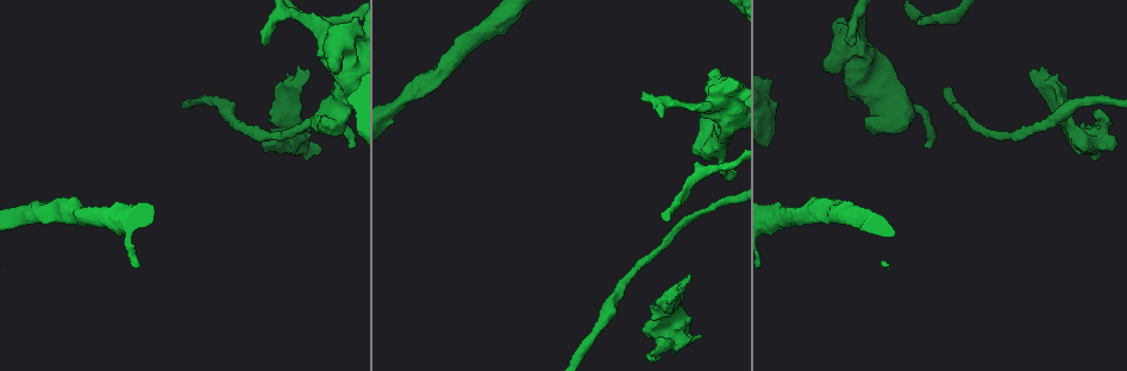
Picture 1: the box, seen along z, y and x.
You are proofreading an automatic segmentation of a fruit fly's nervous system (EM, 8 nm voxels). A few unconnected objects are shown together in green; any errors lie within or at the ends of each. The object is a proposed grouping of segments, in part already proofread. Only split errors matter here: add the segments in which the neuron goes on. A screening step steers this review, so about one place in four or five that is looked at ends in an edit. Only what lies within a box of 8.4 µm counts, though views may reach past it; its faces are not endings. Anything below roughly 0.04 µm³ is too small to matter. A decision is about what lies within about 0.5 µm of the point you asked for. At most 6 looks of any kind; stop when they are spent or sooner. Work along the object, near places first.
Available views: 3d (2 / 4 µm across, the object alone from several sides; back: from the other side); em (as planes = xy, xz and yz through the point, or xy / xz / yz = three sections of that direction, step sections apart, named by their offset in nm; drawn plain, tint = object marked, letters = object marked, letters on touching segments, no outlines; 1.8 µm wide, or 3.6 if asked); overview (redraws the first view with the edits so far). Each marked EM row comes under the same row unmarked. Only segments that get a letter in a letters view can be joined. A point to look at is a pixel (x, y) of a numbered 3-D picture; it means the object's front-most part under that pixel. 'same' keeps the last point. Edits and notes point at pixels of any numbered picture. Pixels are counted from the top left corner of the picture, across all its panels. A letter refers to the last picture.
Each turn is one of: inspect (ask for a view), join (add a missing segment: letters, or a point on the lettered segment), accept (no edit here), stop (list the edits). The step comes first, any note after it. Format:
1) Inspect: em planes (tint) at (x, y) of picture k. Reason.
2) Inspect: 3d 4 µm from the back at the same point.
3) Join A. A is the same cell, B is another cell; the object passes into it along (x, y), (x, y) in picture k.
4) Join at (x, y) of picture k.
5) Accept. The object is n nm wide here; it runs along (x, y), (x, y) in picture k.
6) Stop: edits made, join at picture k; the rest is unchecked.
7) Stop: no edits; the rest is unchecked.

Inspect: 3d 4 µm at (335, 72) of picture 1. Stops while still wide.

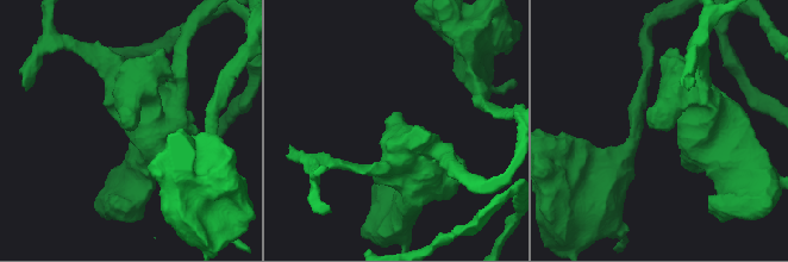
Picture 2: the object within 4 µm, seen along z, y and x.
Inspect: em planes (letters) at (132, 127) of picture 2. Shape alone is not enough.

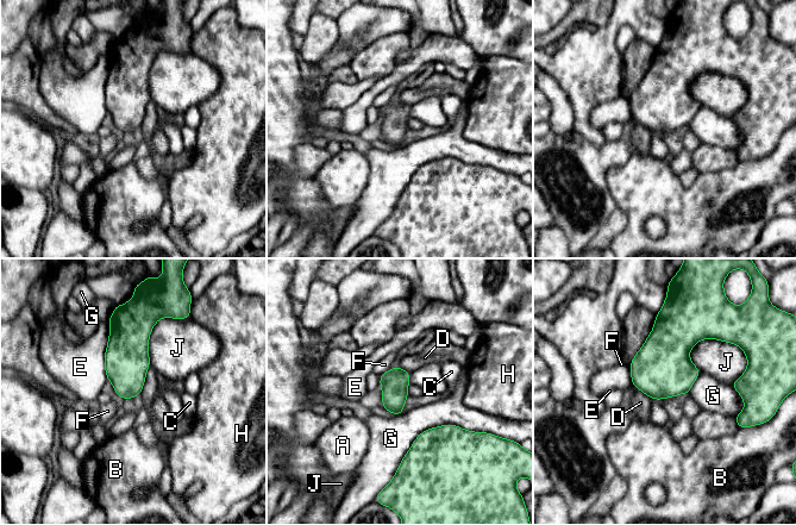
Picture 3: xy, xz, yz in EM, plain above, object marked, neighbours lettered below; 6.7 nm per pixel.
Accept. The longest contact is with G, 600 nm; A, B, C, D, E, F, G, H and J are other cells; none of them fits.

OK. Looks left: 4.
Inspect: 3d 4 µm at (645, 97) of picture 1. Branch stops here.

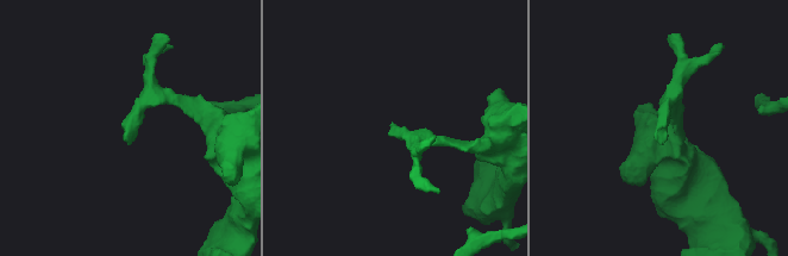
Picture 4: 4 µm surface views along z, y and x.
Inspect: em yz step 4 (letters) at (398, 130) of picture 4. Need the tissue.

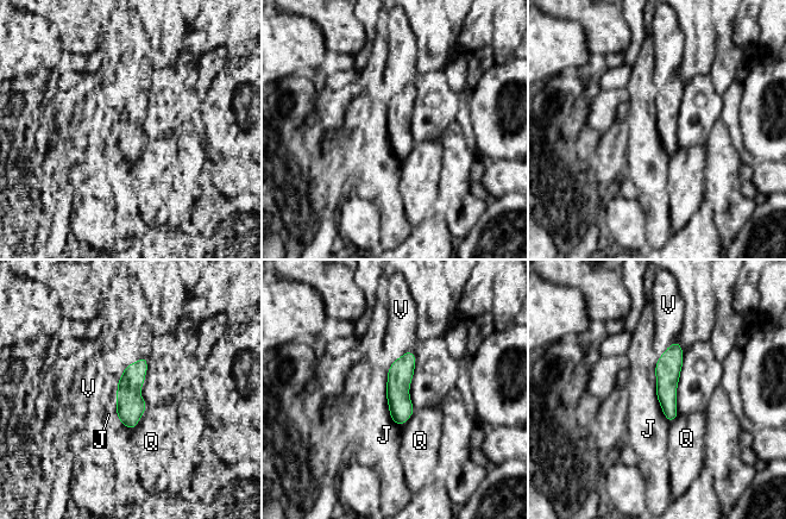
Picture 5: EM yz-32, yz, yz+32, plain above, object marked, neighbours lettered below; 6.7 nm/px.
Inspect: em planes (letters) at the same point.

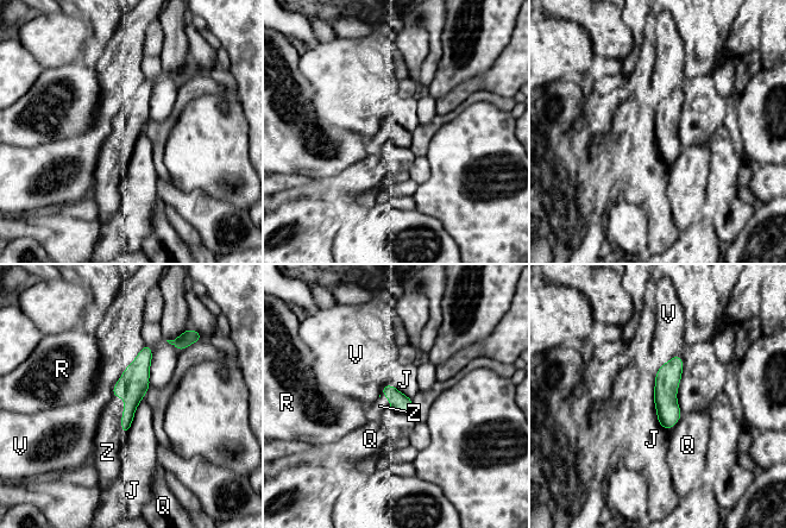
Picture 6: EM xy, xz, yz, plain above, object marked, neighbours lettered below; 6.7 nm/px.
Join Z. Z is the same cell, J, Q, R and V are other cells; the neuron continues.

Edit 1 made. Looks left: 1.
Inspect: em planes (letters) at (318, 150) of picture 1. Free end.

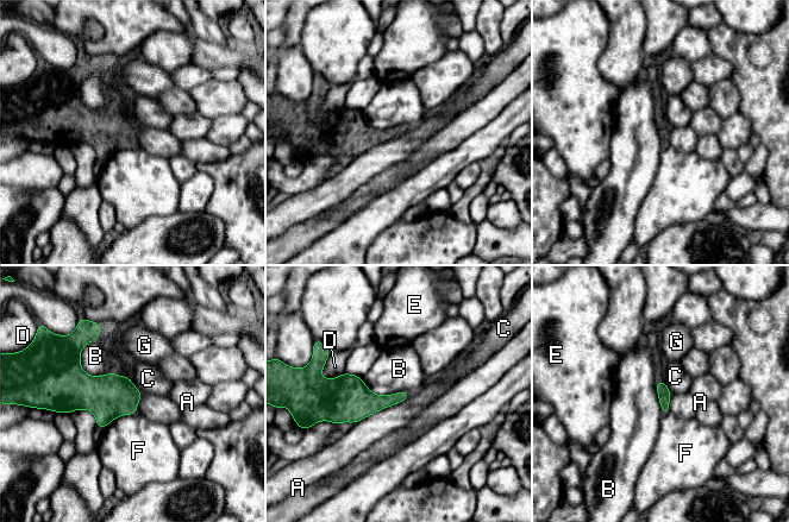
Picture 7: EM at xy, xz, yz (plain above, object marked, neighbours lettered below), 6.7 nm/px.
Accept. A, B, C, D, E, F and G are other cells; a border runs along (411, 394), (405, 400), (352, 423) in picture 7; none of them fits.

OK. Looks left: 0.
Stop: edits made, join at picture 6; the rest is unchecked.

